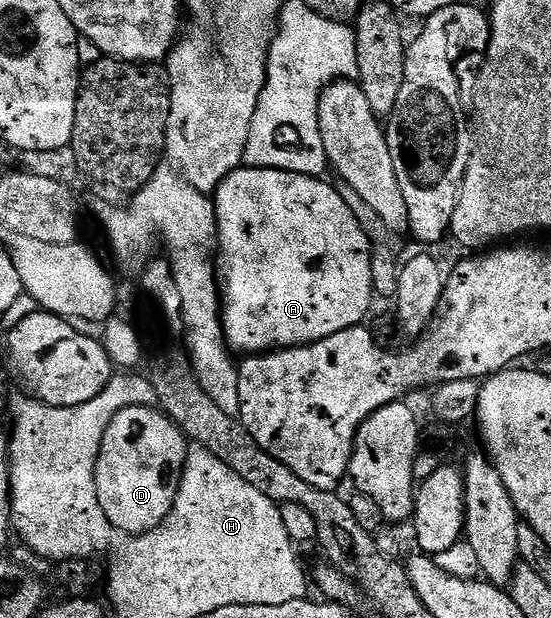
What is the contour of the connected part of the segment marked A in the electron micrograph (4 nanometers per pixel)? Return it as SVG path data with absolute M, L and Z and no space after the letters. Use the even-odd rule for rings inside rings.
M243 165L233 170L212 195L214 214L218 217L218 236L216 239L217 265L220 267L220 298L224 305L222 311L222 327L226 330L226 344L231 351L242 356L265 354L276 350L289 350L292 346L310 346L313 342L324 340L328 336L336 336L336 332L344 332L353 326L361 326L371 317L370 305L376 301L373 284L371 261L371 245L364 232L352 216L352 208L340 196L338 186L329 186L322 178L313 178L307 174L293 174L287 170L272 168L256 168Z

